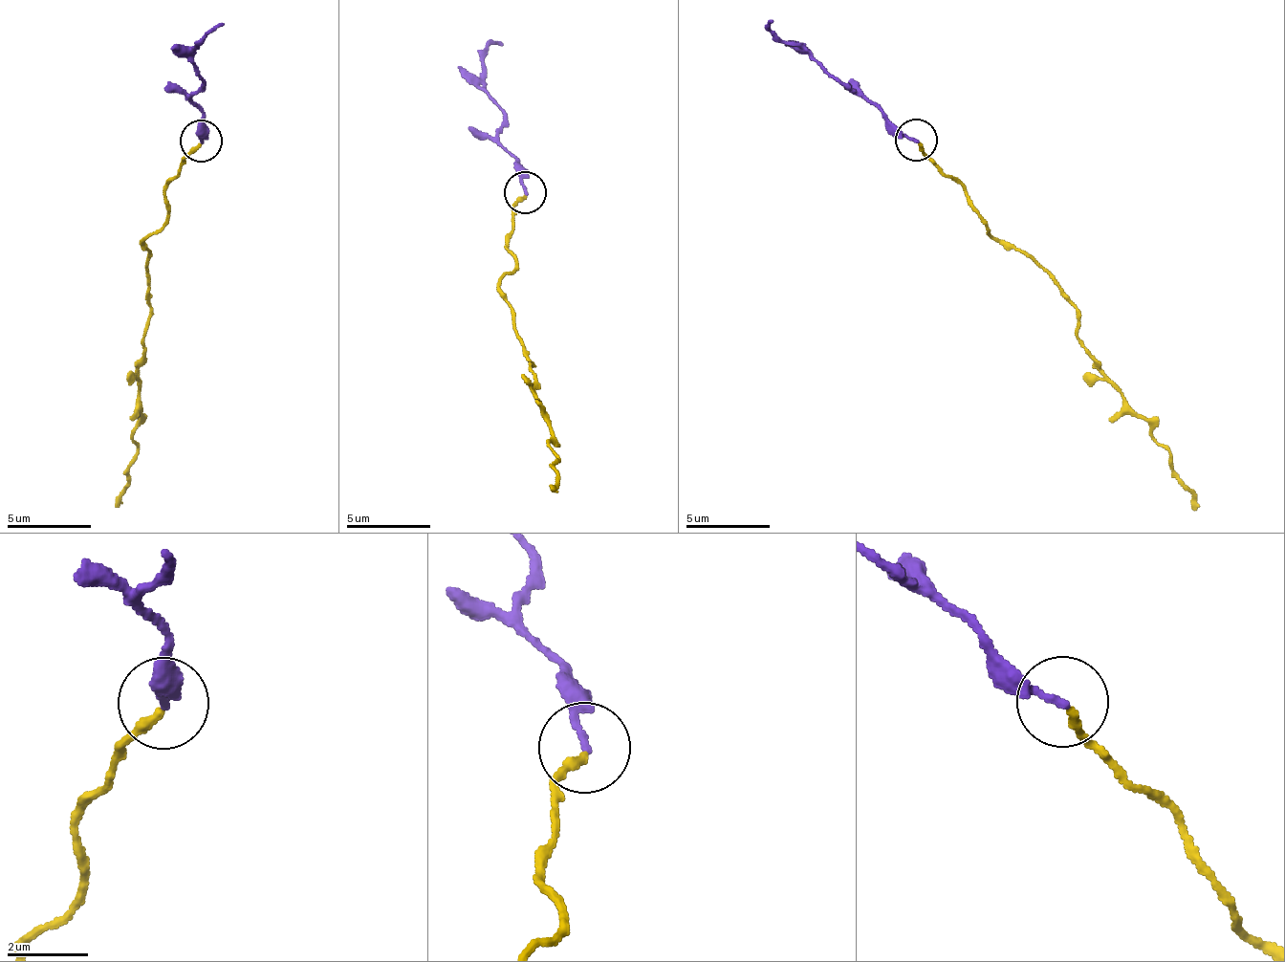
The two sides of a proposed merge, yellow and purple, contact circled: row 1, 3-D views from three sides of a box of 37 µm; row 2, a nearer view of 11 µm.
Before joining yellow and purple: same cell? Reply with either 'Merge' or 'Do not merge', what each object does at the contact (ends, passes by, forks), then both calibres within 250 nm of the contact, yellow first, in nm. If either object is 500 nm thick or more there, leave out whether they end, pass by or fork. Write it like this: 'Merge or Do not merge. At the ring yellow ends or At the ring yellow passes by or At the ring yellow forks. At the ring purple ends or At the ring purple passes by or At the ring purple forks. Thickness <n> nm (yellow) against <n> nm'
Do not merge. At the ring yellow ends. At the ring purple ends. Thickness 220 nm (yellow) against 190 nm

